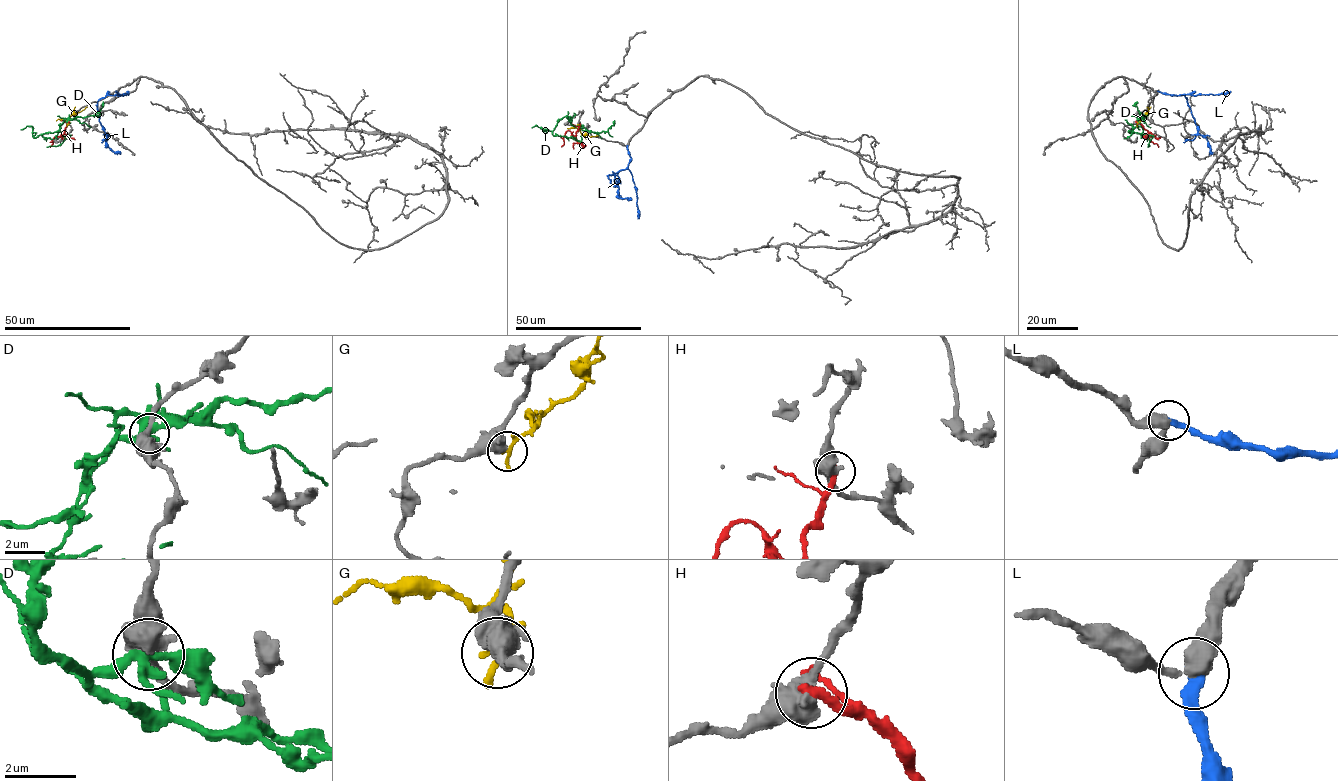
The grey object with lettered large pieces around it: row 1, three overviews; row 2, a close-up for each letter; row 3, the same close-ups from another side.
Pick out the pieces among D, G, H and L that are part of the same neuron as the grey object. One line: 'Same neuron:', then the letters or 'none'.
Same neuron: L

